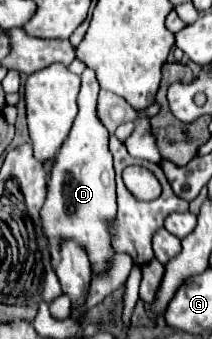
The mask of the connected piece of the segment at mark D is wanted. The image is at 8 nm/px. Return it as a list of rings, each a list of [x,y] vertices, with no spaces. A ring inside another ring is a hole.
[[[85,69],[81,75],[81,89],[77,95],[77,119],[73,123],[73,129],[61,147],[57,161],[51,169],[51,181],[47,189],[47,201],[41,209],[43,227],[47,231],[49,243],[51,243],[51,255],[59,259],[59,239],[75,239],[79,241],[85,251],[89,253],[93,271],[105,271],[107,261],[113,255],[111,237],[107,231],[107,223],[115,211],[115,171],[113,171],[113,157],[109,153],[107,141],[109,131],[99,123],[95,115],[95,101],[97,101],[99,85],[93,69]]]

